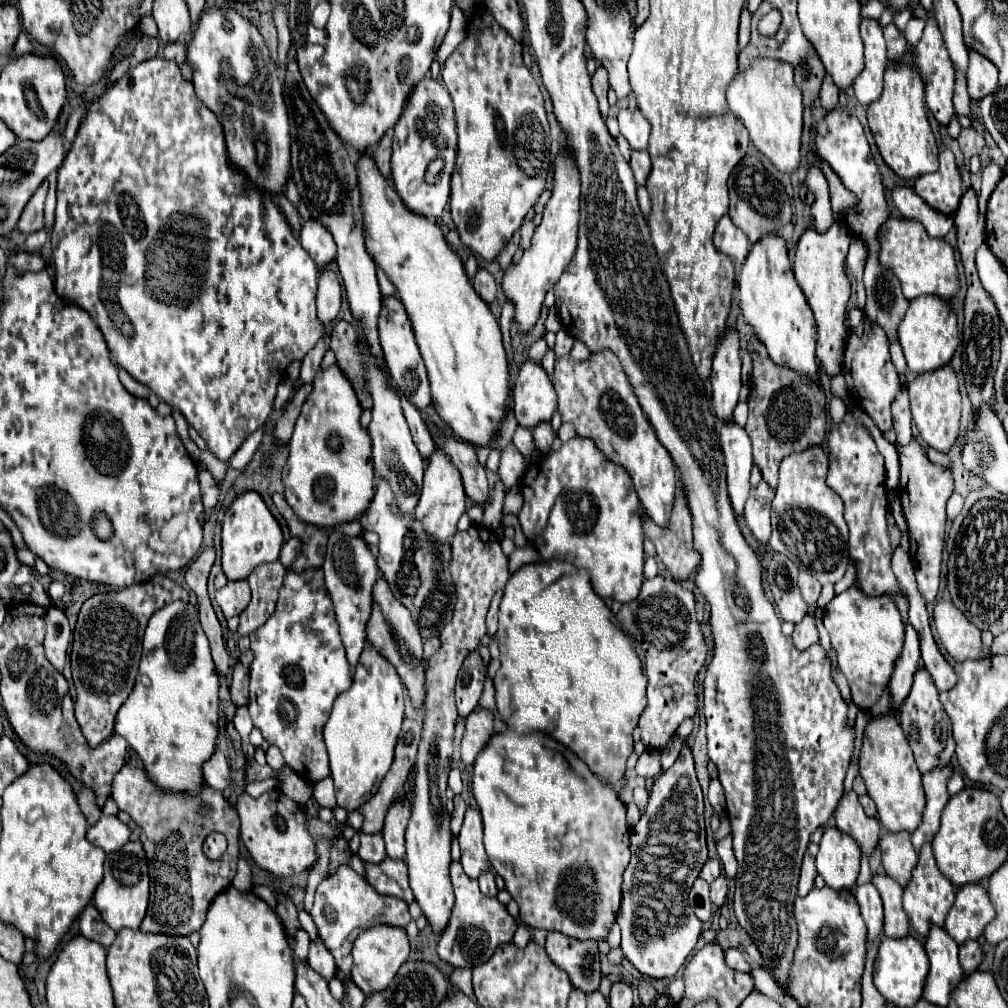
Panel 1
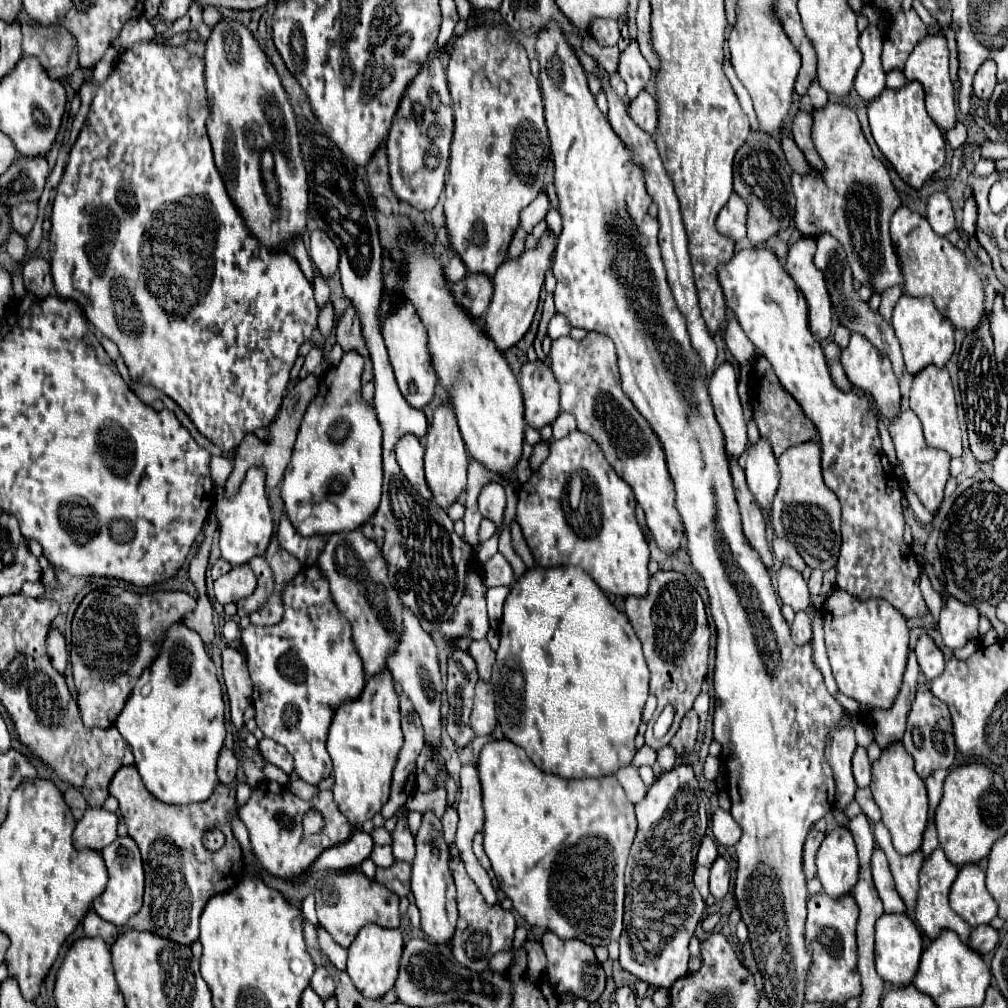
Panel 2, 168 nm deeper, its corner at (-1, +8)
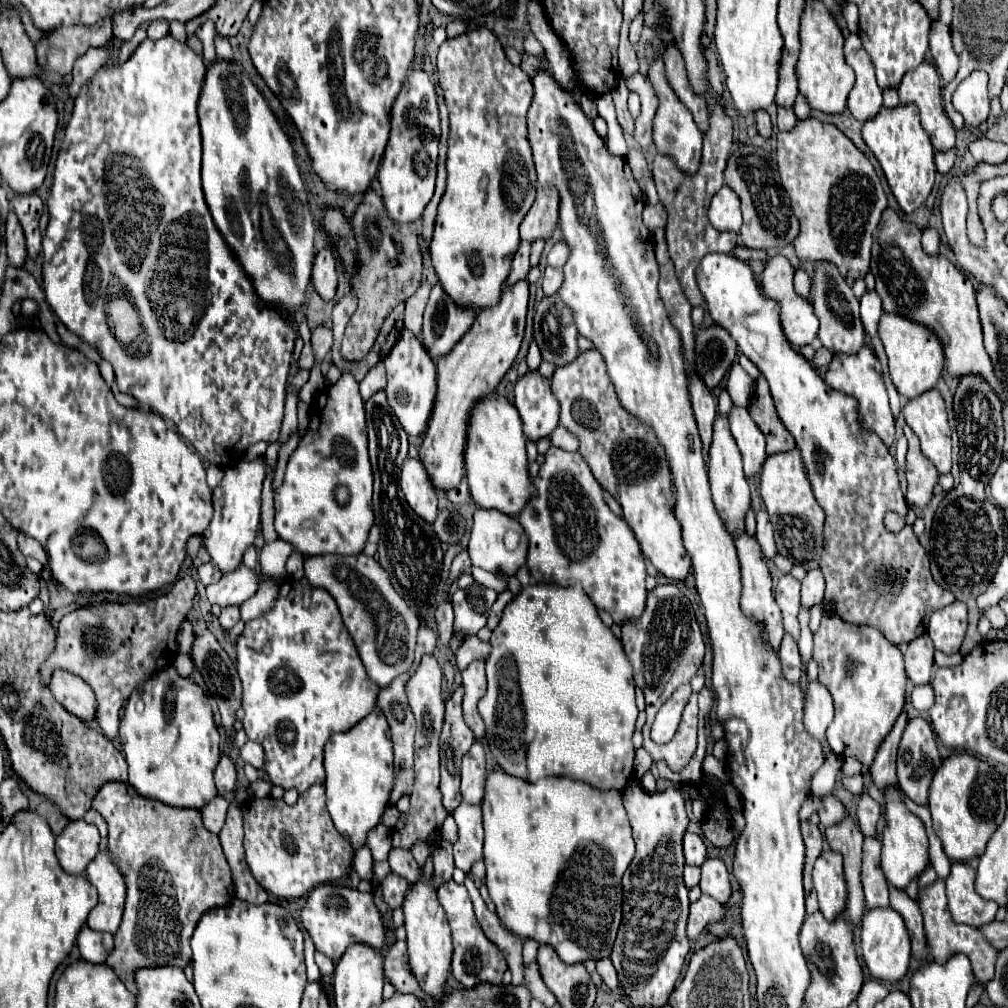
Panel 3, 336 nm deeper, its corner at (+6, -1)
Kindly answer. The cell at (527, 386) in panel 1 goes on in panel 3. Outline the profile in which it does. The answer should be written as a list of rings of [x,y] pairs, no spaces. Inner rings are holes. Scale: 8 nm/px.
[[[526,372],[514,386],[514,404],[524,422],[524,434],[536,442],[558,426],[558,402],[550,392],[550,380],[538,372]]]

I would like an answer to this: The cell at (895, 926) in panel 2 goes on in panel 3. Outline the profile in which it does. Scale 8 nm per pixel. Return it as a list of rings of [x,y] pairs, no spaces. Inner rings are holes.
[[[872,908],[862,918],[862,958],[872,974],[880,982],[898,982],[908,972],[910,964],[910,936],[902,922],[902,916],[892,908]]]

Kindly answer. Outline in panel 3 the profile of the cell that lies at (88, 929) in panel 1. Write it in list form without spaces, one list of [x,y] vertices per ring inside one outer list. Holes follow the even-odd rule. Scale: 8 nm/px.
[[[82,926],[78,934],[78,948],[80,956],[88,962],[106,962],[108,954],[112,952],[112,934],[108,932],[96,932],[88,926]]]

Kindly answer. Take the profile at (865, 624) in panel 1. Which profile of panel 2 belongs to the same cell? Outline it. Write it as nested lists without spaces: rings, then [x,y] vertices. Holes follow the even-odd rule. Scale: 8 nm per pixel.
[[[835,589],[825,601],[825,645],[831,661],[837,687],[859,703],[859,719],[865,719],[873,709],[889,709],[901,689],[907,657],[909,629],[883,599],[867,603]]]

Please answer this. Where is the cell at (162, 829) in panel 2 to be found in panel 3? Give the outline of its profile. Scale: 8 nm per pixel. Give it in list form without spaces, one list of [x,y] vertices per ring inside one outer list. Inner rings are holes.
[[[106,782],[96,798],[92,808],[98,810],[108,822],[108,850],[116,858],[120,870],[126,876],[128,898],[124,908],[124,918],[114,934],[114,952],[108,956],[106,964],[116,970],[120,980],[130,992],[136,992],[134,972],[144,966],[180,966],[184,968],[190,958],[190,936],[196,928],[200,916],[216,906],[226,906],[234,898],[234,882],[230,874],[228,860],[220,846],[220,840],[210,834],[202,824],[202,814],[196,808],[172,808],[158,800],[140,796],[126,782]]]

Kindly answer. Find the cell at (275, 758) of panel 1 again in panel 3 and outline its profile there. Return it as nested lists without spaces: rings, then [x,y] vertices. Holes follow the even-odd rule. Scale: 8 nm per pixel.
[[[248,740],[248,742],[240,748],[240,756],[242,756],[244,762],[252,764],[254,768],[258,768],[258,770],[264,768],[264,750],[262,750],[260,744]]]

